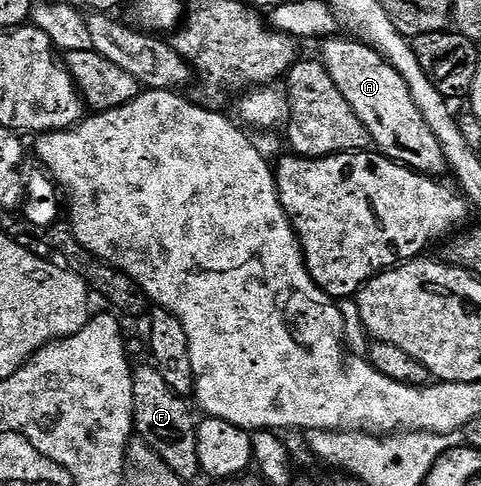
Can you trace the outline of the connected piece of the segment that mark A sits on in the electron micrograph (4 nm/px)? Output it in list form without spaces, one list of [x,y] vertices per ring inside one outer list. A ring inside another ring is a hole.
[[[330,37],[320,44],[320,62],[325,64],[331,81],[347,97],[347,105],[355,109],[355,117],[369,130],[372,146],[380,154],[410,167],[423,175],[441,177],[446,174],[445,154],[427,121],[415,105],[403,77],[376,47],[365,41],[352,43],[342,37]]]

